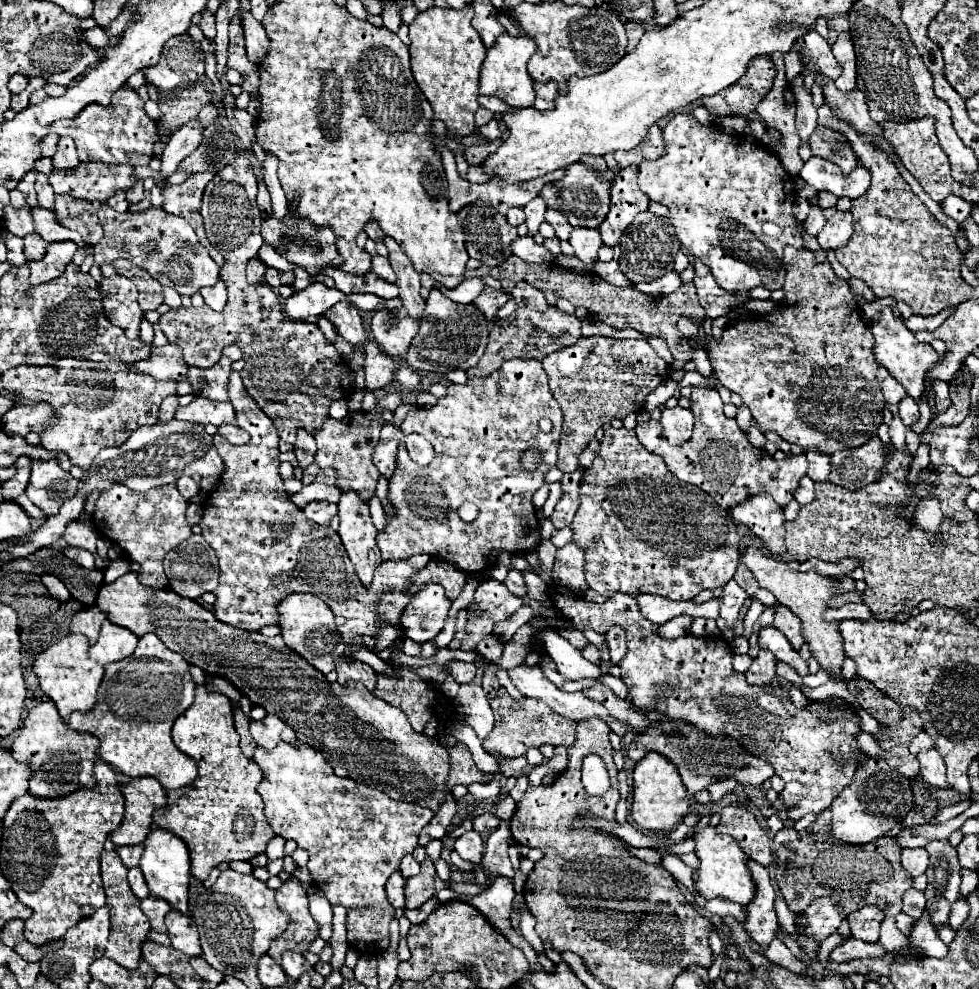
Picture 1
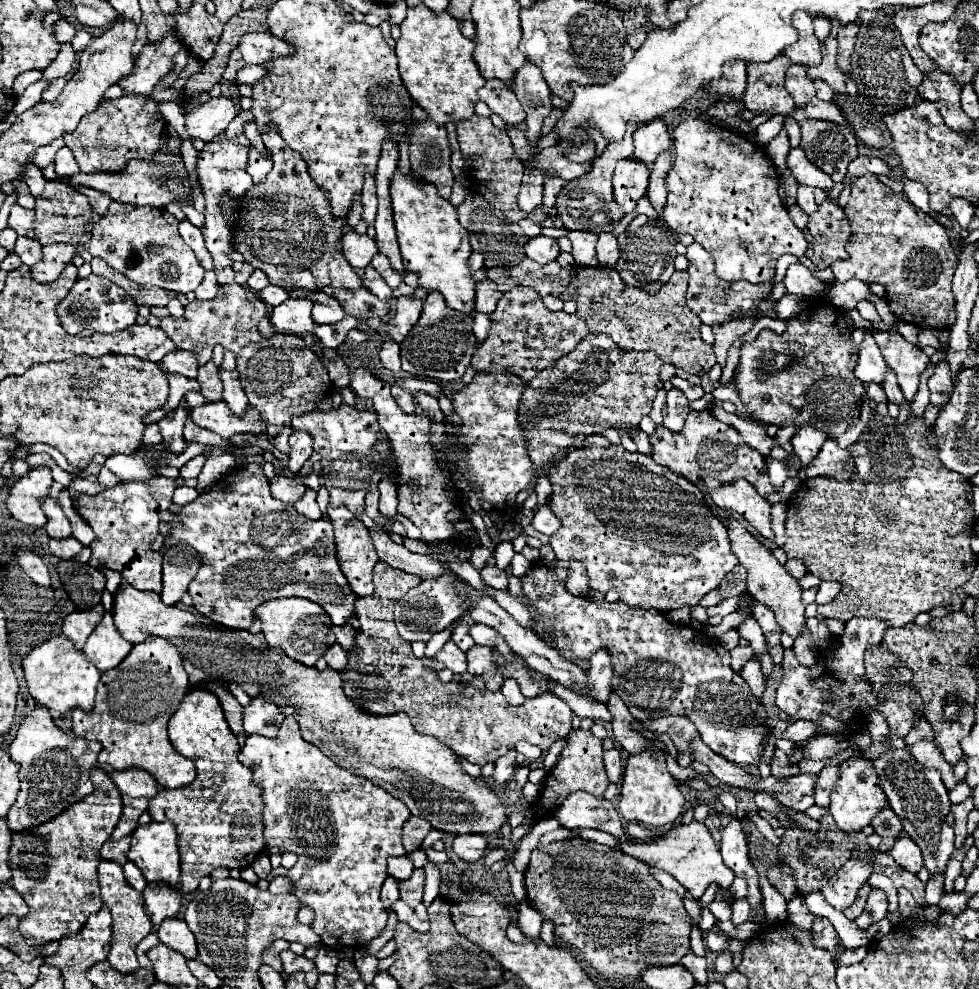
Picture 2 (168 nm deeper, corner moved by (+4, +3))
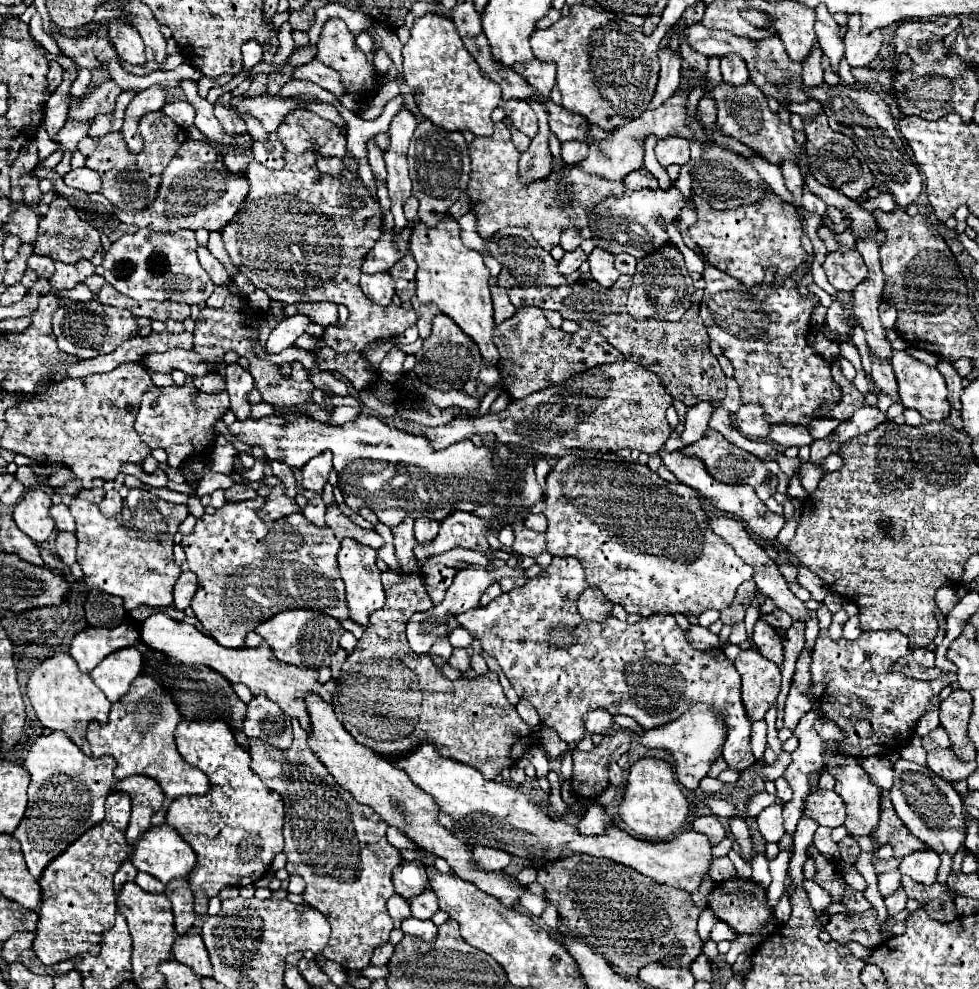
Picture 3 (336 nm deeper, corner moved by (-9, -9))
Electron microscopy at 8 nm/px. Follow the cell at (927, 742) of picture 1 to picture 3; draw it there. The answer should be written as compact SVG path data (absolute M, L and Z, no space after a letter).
M938 726L934 732L930 732L928 736L922 738L922 746L926 752L930 752L934 748L950 748L950 738L948 738L946 730L942 726Z

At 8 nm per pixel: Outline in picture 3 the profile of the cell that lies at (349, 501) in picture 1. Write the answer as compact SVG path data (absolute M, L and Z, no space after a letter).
M344 538L340 552L338 552L338 568L340 568L340 576L346 584L346 606L350 610L350 620L360 624L362 628L366 628L368 624L368 616L374 610L380 610L384 606L384 588L380 582L380 570L376 566L376 550L370 546L362 546L354 540Z

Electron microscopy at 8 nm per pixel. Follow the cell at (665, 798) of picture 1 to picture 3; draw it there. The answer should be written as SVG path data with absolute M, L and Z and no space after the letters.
M640 758L630 766L630 774L624 786L624 796L618 804L618 816L622 822L632 828L636 834L646 838L672 838L680 832L686 816L688 816L688 802L682 794L676 776L664 760L656 758Z

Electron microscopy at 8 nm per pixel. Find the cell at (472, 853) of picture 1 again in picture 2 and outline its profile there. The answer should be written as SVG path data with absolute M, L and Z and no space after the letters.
M457 834L453 840L453 852L465 860L475 862L487 854L487 838L483 834Z

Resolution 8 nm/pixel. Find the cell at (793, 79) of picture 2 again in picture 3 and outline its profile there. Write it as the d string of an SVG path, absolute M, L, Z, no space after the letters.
M814 44L814 52L810 52L810 58L802 62L802 84L804 86L824 84L824 78L822 78L824 70L820 66L820 58L822 58L822 50L818 44Z

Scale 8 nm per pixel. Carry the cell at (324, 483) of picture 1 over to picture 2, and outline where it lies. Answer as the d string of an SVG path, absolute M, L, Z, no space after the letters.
M275 476L271 480L271 494L273 498L285 502L285 504L295 504L299 496L303 496L307 486L297 480L297 478L287 478L287 476Z

